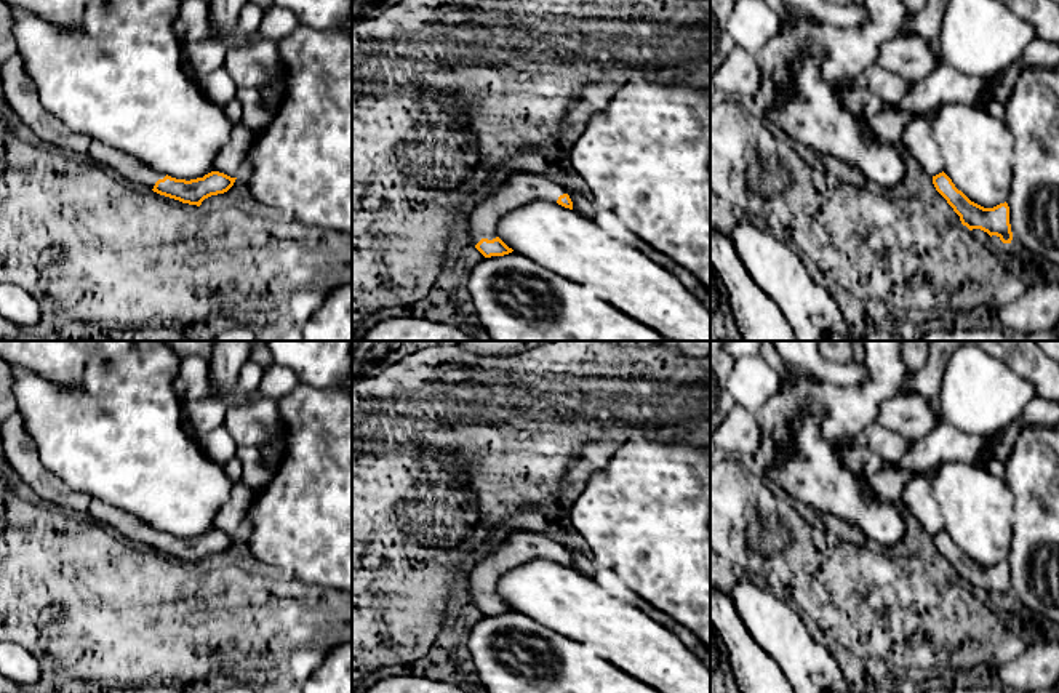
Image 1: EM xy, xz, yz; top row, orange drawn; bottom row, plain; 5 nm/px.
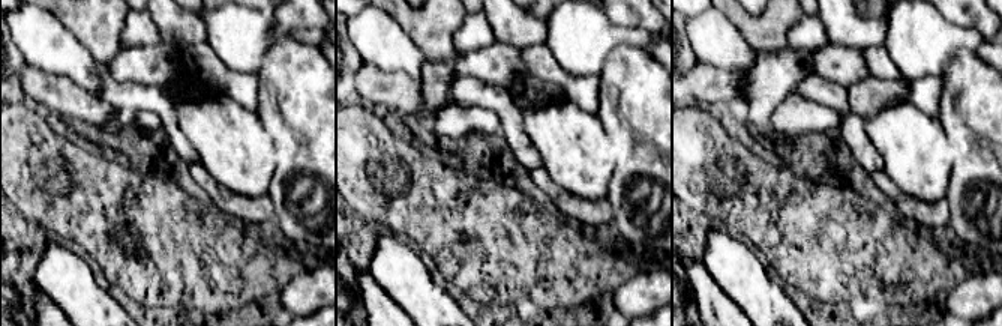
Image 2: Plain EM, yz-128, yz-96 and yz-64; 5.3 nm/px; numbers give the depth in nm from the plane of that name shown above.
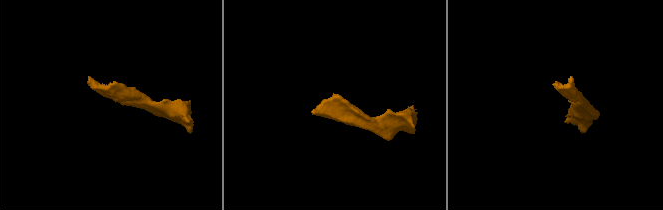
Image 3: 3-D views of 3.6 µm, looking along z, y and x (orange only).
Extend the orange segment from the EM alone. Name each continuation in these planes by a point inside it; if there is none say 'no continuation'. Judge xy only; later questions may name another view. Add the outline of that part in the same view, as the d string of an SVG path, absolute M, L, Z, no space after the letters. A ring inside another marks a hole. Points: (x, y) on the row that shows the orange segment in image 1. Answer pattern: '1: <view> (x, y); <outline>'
1: xy (128, 168); M91 139L85 160L112 171L120 179L139 187L154 189L158 179L166 174L144 165L136 157Z

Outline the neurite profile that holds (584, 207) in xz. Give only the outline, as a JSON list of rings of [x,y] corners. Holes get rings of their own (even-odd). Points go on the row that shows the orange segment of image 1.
[[[566,190],[566,194],[569,195],[571,202],[573,202],[573,210],[585,218],[593,218],[597,213],[597,206],[593,205],[593,202],[590,198],[585,198],[576,192]]]

